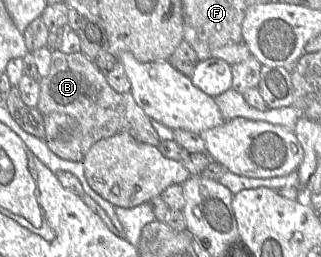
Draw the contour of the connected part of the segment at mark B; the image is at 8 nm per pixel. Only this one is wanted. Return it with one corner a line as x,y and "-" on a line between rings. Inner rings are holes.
53,50
49,73
39,79
40,93
37,109
44,115
61,112
73,117
82,131
81,151
85,155
100,139
127,133
137,141
158,146
161,139
131,92
119,93
107,82
106,76
81,51
66,54

